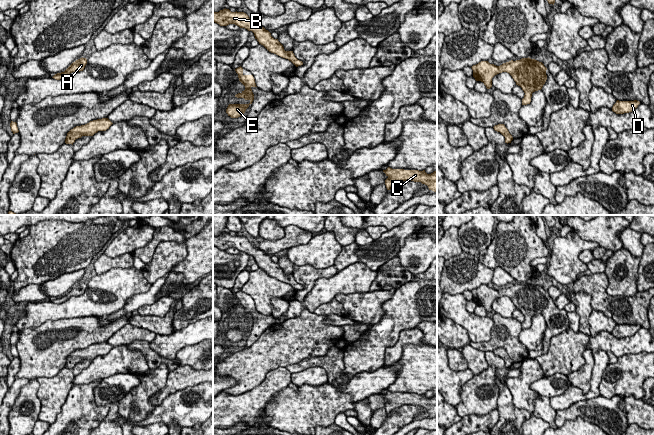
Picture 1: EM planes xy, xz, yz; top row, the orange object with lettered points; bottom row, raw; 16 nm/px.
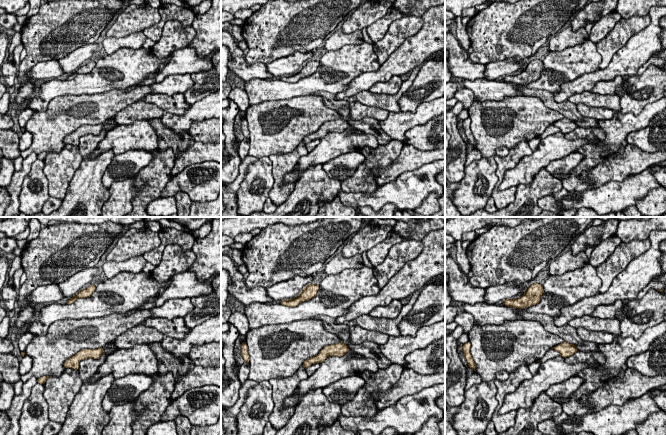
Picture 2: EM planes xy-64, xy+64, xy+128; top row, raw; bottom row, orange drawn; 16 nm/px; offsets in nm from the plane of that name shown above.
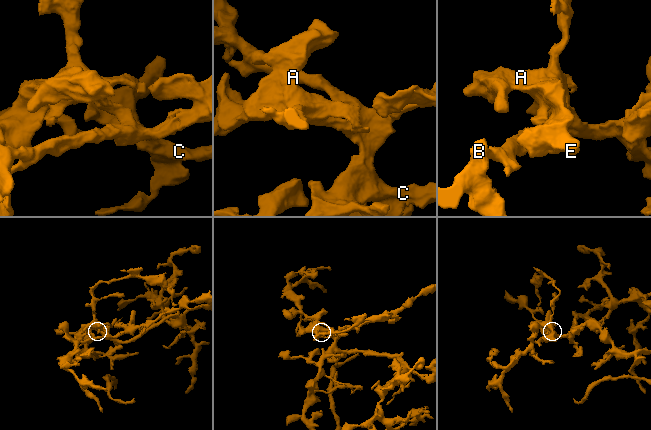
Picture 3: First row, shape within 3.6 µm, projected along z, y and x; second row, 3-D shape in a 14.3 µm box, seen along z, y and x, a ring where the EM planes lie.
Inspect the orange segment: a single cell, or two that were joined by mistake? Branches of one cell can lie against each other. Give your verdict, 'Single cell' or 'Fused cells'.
Single cell

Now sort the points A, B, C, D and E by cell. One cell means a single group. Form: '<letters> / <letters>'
A B C D E

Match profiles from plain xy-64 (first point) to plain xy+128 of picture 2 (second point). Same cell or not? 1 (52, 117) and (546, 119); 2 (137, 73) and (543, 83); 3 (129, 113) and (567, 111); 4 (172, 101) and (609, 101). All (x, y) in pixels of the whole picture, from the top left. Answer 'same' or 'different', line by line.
1: same
2: same
3: different
4: same

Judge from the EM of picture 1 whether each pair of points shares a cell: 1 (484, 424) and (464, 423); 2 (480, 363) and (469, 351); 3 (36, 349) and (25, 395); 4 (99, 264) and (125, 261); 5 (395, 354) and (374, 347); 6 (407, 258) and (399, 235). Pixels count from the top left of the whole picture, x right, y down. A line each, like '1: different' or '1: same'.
1: same
2: same
3: different
4: same
5: different
6: different

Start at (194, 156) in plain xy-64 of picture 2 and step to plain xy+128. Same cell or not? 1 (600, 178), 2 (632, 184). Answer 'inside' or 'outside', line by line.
1: inside
2: outside

